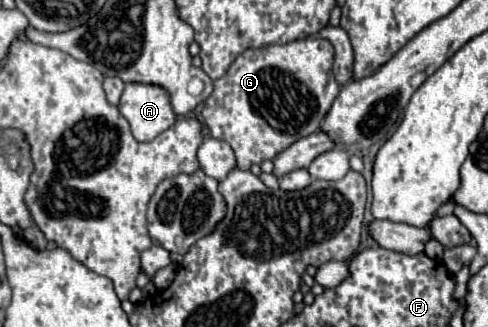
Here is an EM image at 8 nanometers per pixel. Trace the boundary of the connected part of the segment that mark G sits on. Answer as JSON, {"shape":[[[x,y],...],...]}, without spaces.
{"shape":[[[308,37],[286,45],[246,49],[228,73],[214,81],[214,91],[204,101],[202,117],[210,135],[234,149],[240,169],[274,159],[294,141],[318,131],[340,91],[332,63],[334,47],[326,39]]]}

